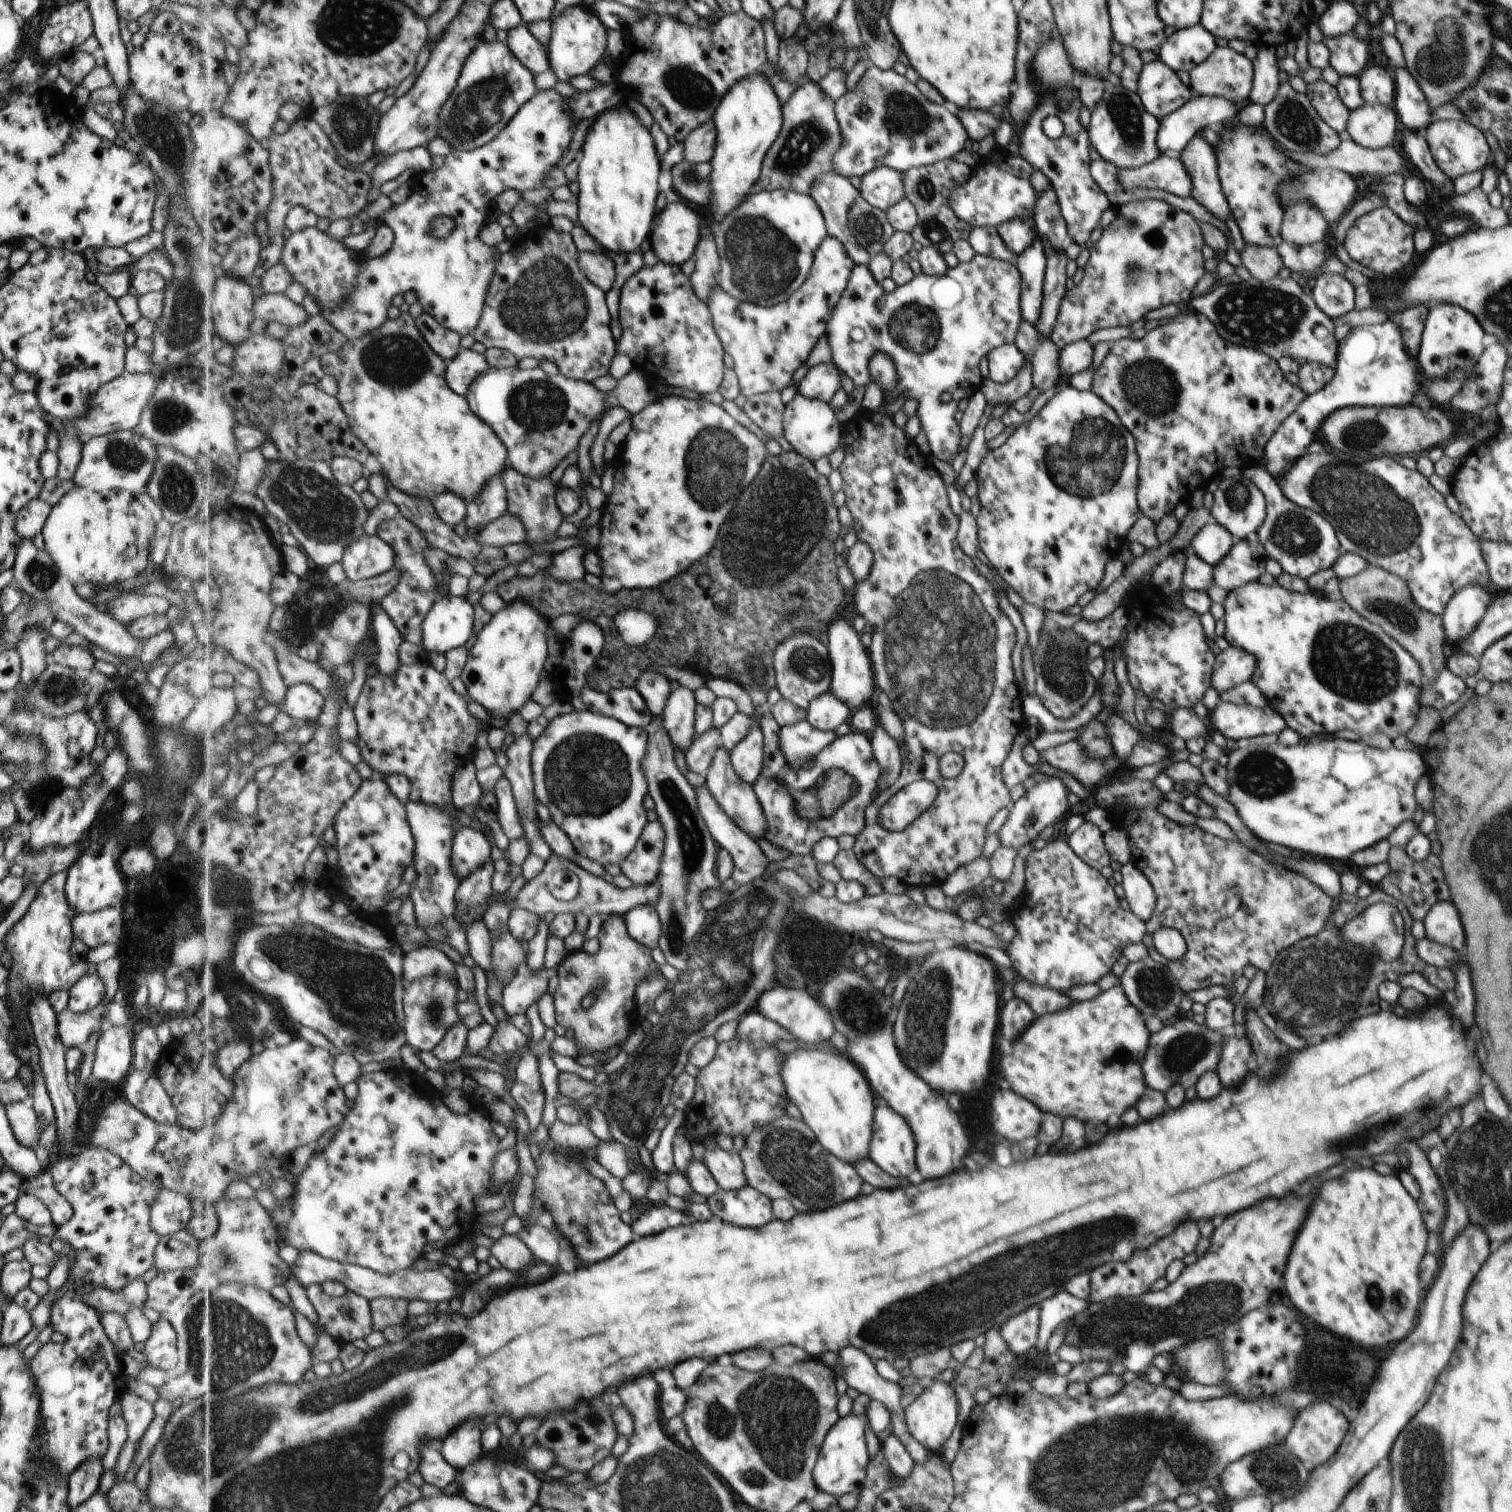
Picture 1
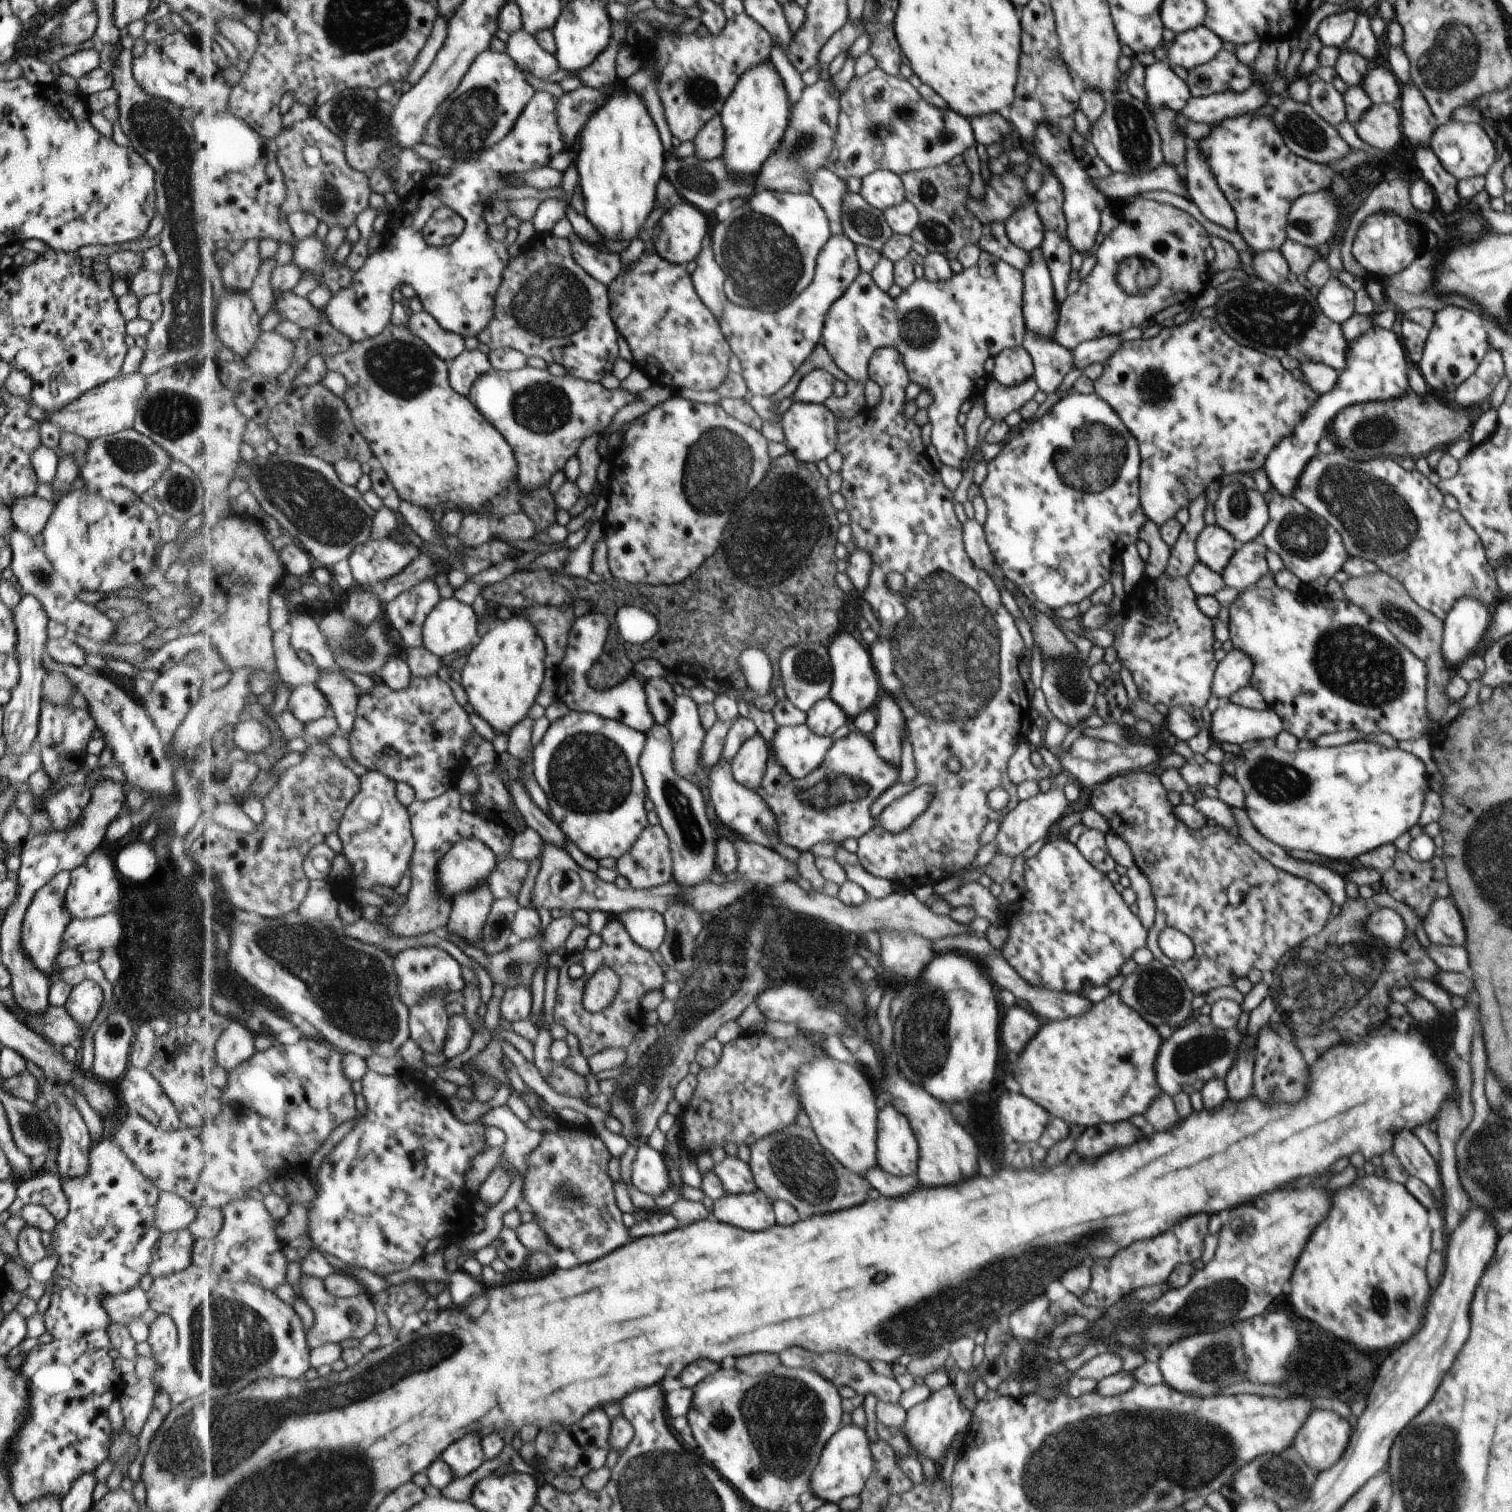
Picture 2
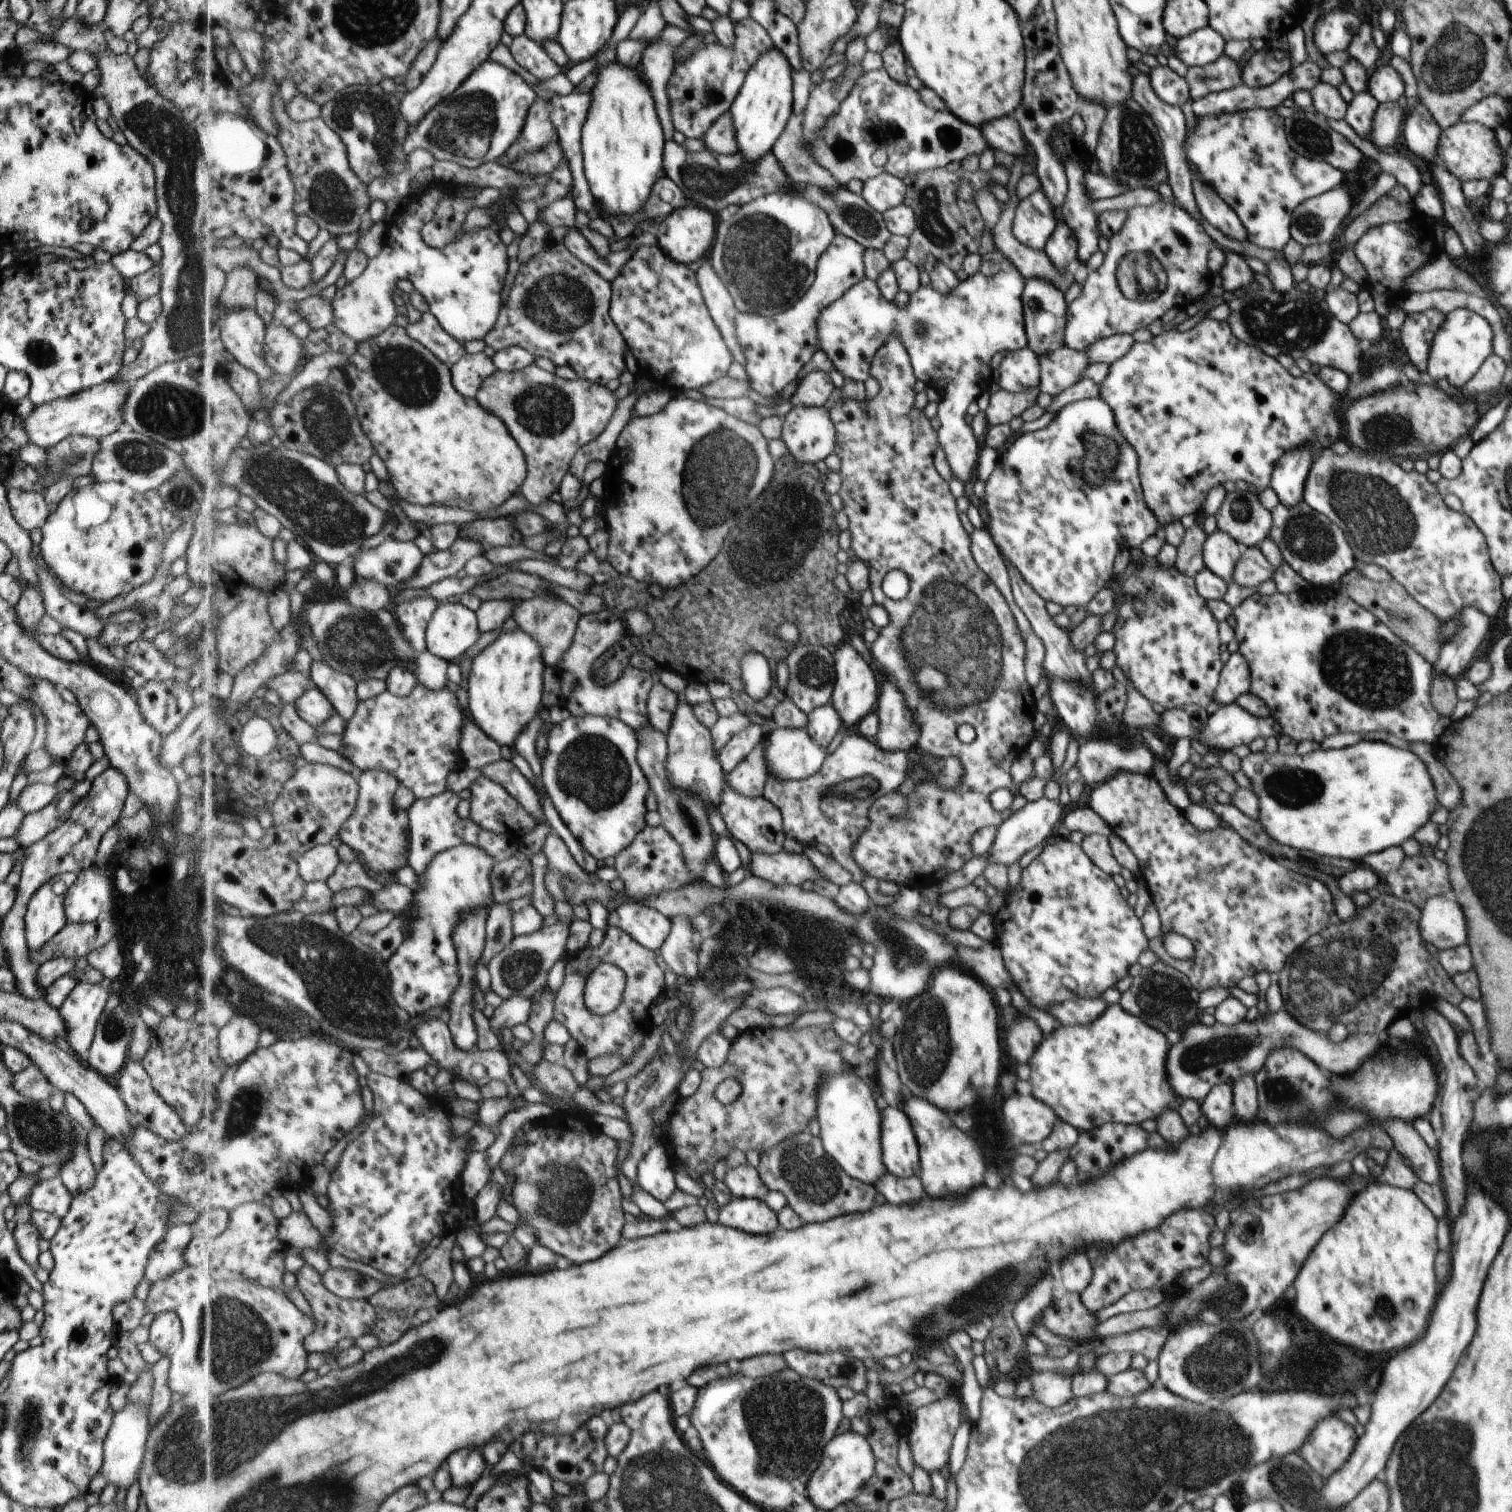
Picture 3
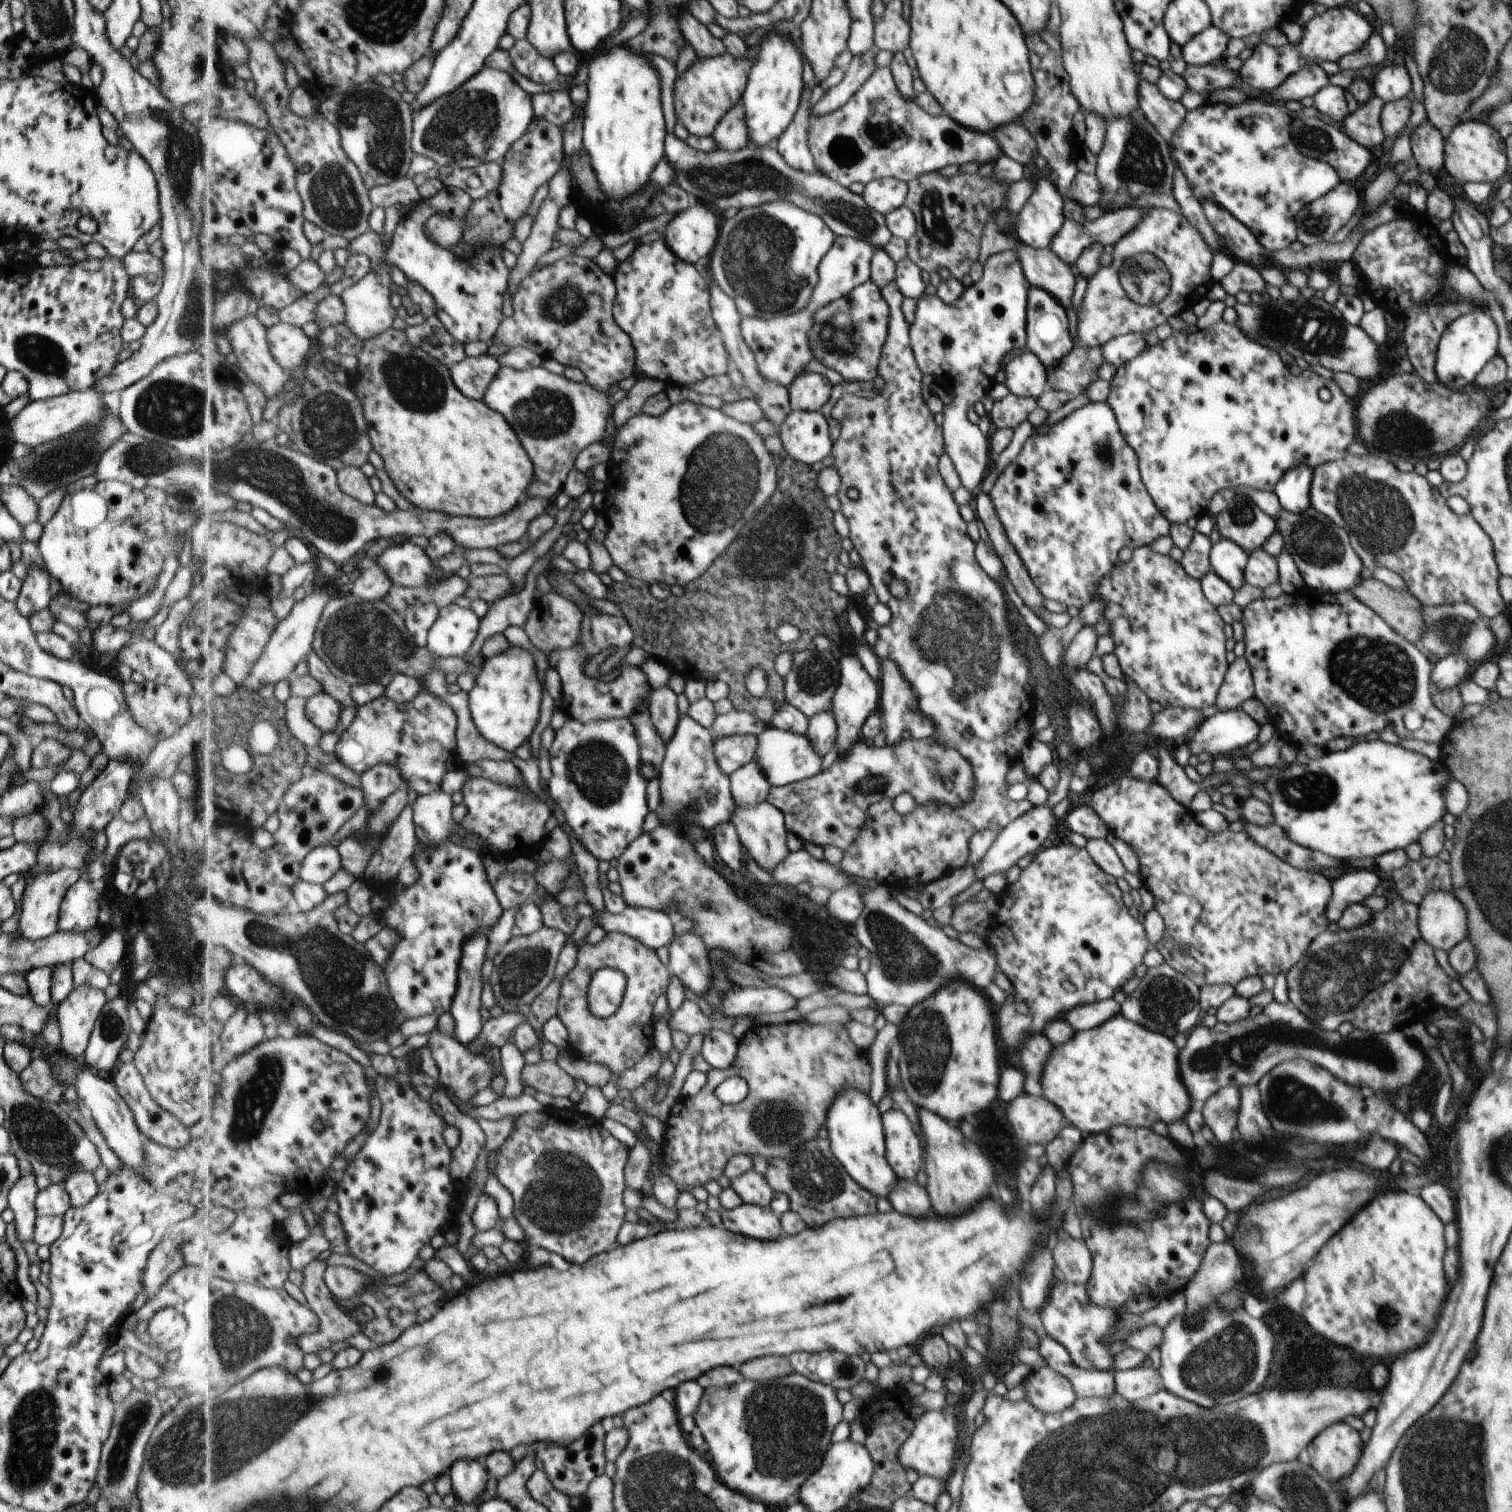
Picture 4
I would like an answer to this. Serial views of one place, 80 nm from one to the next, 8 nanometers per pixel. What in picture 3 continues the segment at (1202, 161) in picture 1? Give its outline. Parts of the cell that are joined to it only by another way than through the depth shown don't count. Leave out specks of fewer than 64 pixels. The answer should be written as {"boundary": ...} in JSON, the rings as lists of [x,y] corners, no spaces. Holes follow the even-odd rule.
{"boundary":[[[1191,173],[1194,201],[1203,220],[1219,230],[1229,240],[1240,243],[1246,240],[1246,230],[1228,204],[1225,204],[1196,174]]]}

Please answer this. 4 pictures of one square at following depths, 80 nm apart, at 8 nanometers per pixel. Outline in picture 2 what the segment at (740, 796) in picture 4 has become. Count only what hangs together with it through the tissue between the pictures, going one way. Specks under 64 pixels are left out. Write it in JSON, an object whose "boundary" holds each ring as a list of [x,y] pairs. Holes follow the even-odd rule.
{"boundary":[[[757,734],[743,744],[732,760],[734,777],[741,786],[757,791],[766,777],[770,759],[770,746],[763,736]]]}

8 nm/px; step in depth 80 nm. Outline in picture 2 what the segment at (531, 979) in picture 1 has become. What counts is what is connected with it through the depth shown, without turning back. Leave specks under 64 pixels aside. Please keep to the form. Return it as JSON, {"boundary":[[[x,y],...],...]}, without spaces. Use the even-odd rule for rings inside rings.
{"boundary":[[[527,984],[507,989],[501,998],[500,1015],[511,1023],[527,1020],[533,1010],[533,994]]]}

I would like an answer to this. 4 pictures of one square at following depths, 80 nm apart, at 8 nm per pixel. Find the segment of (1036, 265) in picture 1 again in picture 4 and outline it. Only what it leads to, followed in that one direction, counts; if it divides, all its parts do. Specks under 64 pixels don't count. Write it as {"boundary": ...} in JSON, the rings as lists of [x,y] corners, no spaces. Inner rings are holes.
{"boundary":[[[1030,286],[1029,304],[1026,306],[1027,350],[1037,356],[1045,368],[1053,368],[1070,354],[1075,348],[1069,335],[1069,326],[1065,309],[1057,304],[1053,296],[1049,296],[1045,290]]]}

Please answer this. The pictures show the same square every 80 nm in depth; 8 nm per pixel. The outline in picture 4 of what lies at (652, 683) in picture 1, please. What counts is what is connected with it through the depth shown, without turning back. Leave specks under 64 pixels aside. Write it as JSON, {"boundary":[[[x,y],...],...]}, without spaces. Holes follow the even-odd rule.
{"boundary":[[[672,686],[655,688],[649,696],[649,712],[651,712],[653,724],[665,743],[675,736],[677,726],[679,726],[681,715],[677,706],[677,696]]]}

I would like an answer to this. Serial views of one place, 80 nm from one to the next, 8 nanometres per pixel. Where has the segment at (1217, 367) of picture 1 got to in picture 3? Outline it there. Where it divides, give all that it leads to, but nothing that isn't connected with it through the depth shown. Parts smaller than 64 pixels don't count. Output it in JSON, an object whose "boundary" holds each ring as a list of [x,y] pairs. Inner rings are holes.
{"boundary":[[[1209,317],[1204,319],[1201,323],[1197,323],[1193,326],[1193,328],[1185,331],[1184,333],[1177,330],[1163,331],[1161,334],[1152,337],[1149,342],[1135,342],[1135,344],[1131,345],[1131,348],[1127,351],[1125,356],[1118,358],[1117,361],[1112,362],[1109,365],[1107,376],[1105,376],[1105,379],[1098,384],[1098,392],[1099,398],[1103,399],[1107,403],[1107,406],[1110,406],[1110,409],[1113,411],[1115,424],[1117,425],[1118,430],[1122,433],[1123,438],[1130,443],[1131,448],[1135,451],[1135,454],[1139,455],[1139,474],[1141,478],[1142,494],[1145,498],[1146,505],[1152,510],[1152,513],[1155,514],[1156,519],[1162,524],[1162,526],[1173,522],[1173,520],[1179,520],[1181,516],[1189,516],[1189,514],[1197,516],[1197,512],[1201,510],[1201,504],[1203,504],[1205,494],[1209,492],[1209,488],[1219,486],[1219,484],[1223,484],[1223,482],[1227,482],[1227,480],[1231,480],[1231,482],[1242,480],[1247,482],[1247,484],[1251,484],[1251,486],[1254,486],[1257,490],[1262,491],[1264,488],[1270,486],[1274,465],[1282,458],[1284,451],[1295,451],[1300,447],[1306,447],[1311,450],[1311,456],[1313,457],[1323,453],[1333,453],[1327,452],[1329,451],[1329,446],[1331,446],[1333,442],[1337,442],[1337,440],[1339,440],[1339,434],[1341,434],[1341,424],[1339,424],[1339,420],[1337,420],[1337,406],[1339,406],[1338,392],[1331,390],[1315,373],[1310,371],[1303,372],[1299,377],[1293,377],[1287,370],[1281,367],[1281,364],[1279,364],[1275,357],[1271,357],[1268,354],[1265,354],[1262,350],[1259,350],[1255,345],[1244,343],[1243,341],[1240,341],[1239,338],[1235,337],[1235,334],[1231,332],[1227,321],[1215,321]]]}

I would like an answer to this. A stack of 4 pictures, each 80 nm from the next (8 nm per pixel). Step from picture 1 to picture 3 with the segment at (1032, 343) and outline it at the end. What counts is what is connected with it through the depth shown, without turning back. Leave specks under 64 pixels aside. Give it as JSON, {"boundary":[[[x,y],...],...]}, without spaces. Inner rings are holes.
{"boundary":[[[1067,346],[1038,358],[1040,364],[1038,388],[1040,392],[1050,394],[1052,397],[1083,379],[1083,372],[1090,364],[1085,351],[1076,351]]]}

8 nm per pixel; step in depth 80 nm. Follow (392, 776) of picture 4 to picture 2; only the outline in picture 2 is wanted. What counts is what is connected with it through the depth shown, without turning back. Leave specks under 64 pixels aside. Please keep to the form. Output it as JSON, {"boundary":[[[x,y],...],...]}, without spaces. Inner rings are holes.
{"boundary":[[[367,770],[361,776],[362,784],[357,796],[347,807],[338,836],[342,841],[343,854],[354,870],[355,889],[375,890],[375,886],[387,886],[391,890],[403,880],[414,857],[415,841],[412,833],[410,810],[399,802],[398,783],[379,771]]]}

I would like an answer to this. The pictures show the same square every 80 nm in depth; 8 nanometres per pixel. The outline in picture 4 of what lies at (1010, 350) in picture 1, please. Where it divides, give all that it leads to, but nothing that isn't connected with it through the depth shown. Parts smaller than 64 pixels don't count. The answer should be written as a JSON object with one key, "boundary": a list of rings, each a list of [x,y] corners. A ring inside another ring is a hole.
{"boundary":[[[1030,351],[1008,359],[1003,372],[1002,384],[1014,396],[1037,398],[1047,389],[1046,368]]]}

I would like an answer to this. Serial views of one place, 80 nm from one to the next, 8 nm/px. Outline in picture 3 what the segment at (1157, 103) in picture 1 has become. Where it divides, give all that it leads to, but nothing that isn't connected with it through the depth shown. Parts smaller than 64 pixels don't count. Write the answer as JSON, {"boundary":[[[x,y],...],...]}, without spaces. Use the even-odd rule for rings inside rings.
{"boundary":[[[1157,65],[1151,69],[1149,80],[1154,93],[1167,104],[1181,106],[1190,99],[1189,83],[1167,66]]]}

